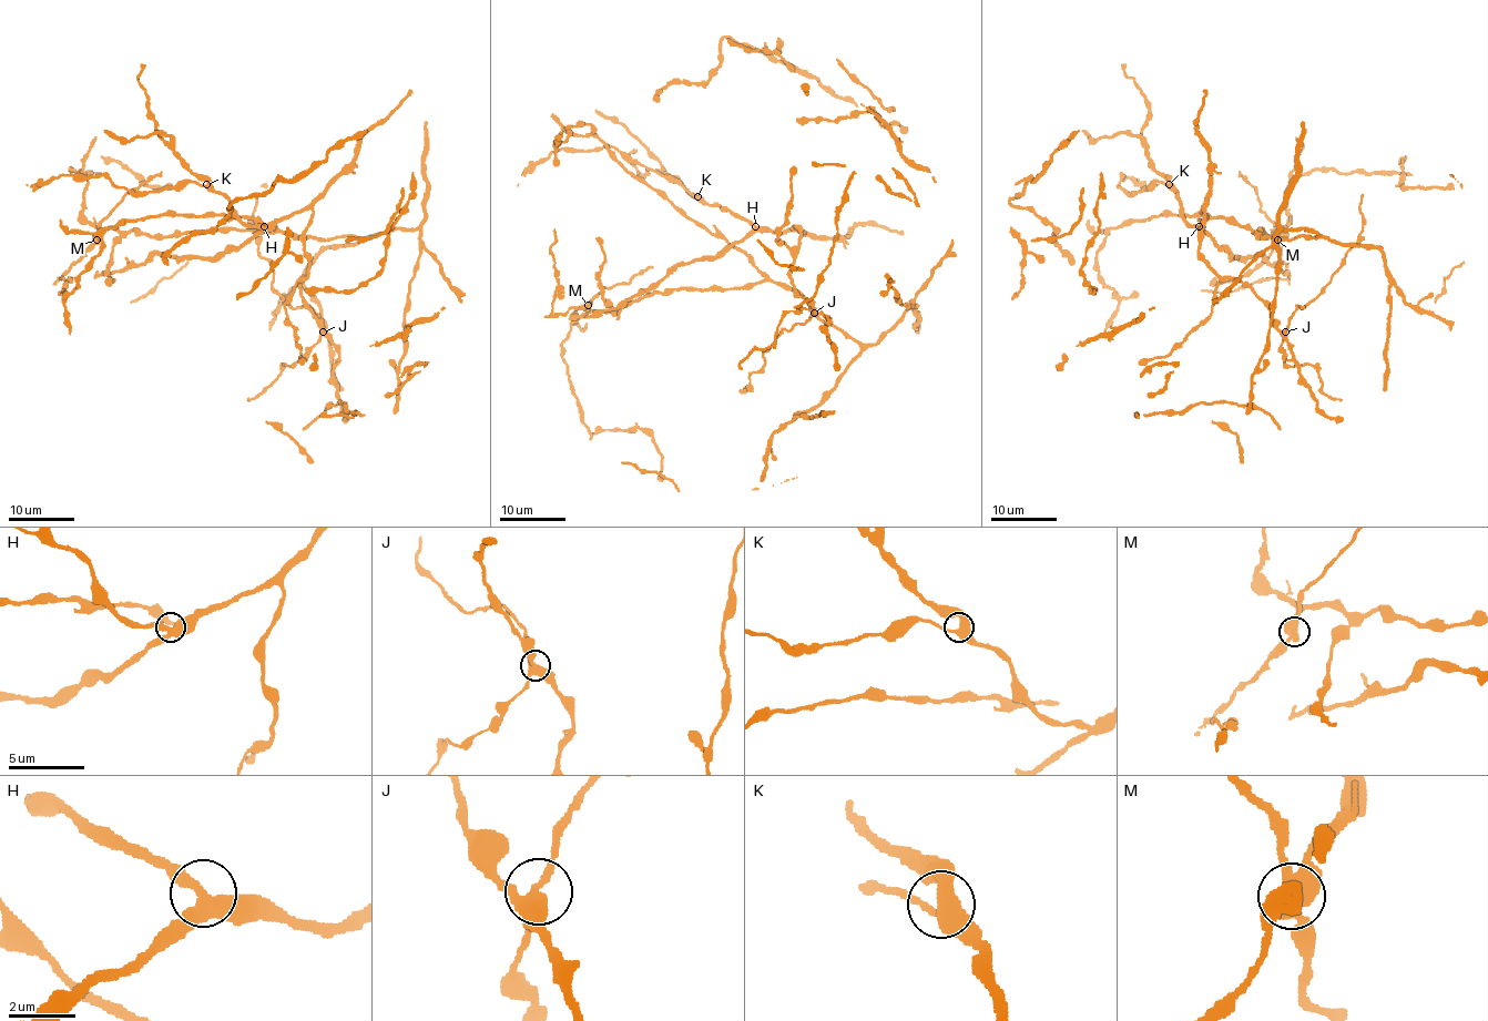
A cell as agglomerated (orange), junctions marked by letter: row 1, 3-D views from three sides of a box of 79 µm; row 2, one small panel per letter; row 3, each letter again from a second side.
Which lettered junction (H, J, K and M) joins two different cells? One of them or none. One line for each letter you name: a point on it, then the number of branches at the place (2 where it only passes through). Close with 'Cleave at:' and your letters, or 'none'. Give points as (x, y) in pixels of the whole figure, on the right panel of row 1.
M: at (1277, 240); 4 branches meet
Cleave at: M

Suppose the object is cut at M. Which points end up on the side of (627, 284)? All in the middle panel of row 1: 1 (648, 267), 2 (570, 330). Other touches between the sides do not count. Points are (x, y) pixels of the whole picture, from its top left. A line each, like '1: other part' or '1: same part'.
1: same part
2: other part

